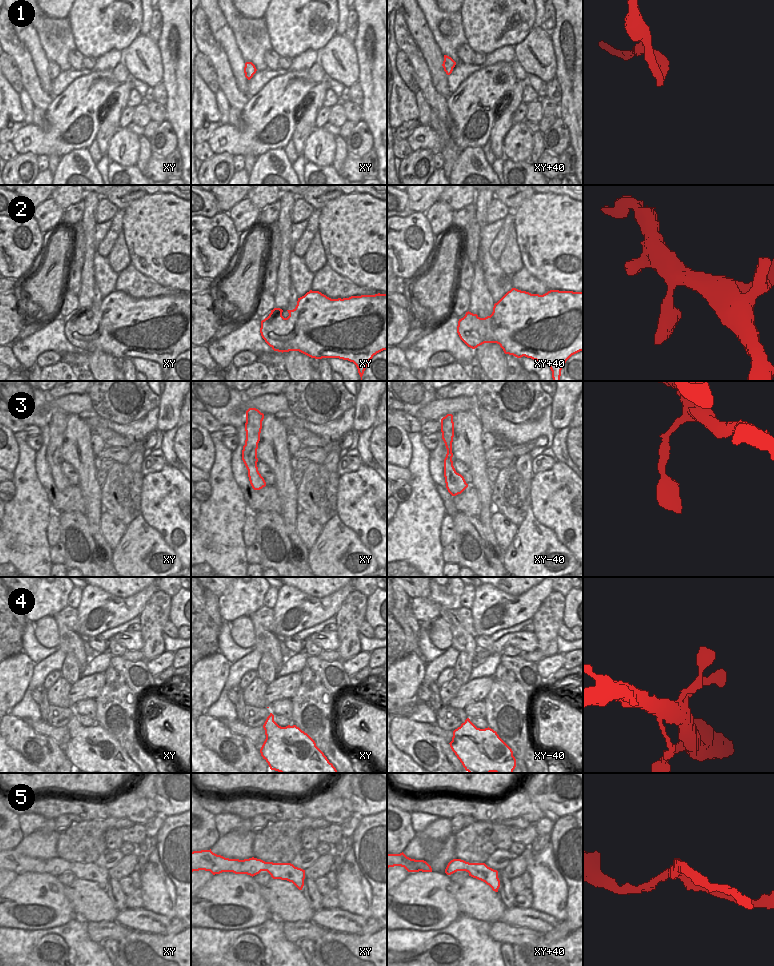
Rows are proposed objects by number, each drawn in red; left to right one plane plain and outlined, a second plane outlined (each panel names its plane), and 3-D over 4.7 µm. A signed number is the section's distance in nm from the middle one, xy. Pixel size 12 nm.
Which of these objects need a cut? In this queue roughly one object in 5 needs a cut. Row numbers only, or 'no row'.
1

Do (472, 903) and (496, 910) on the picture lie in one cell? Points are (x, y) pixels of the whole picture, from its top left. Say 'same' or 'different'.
same

